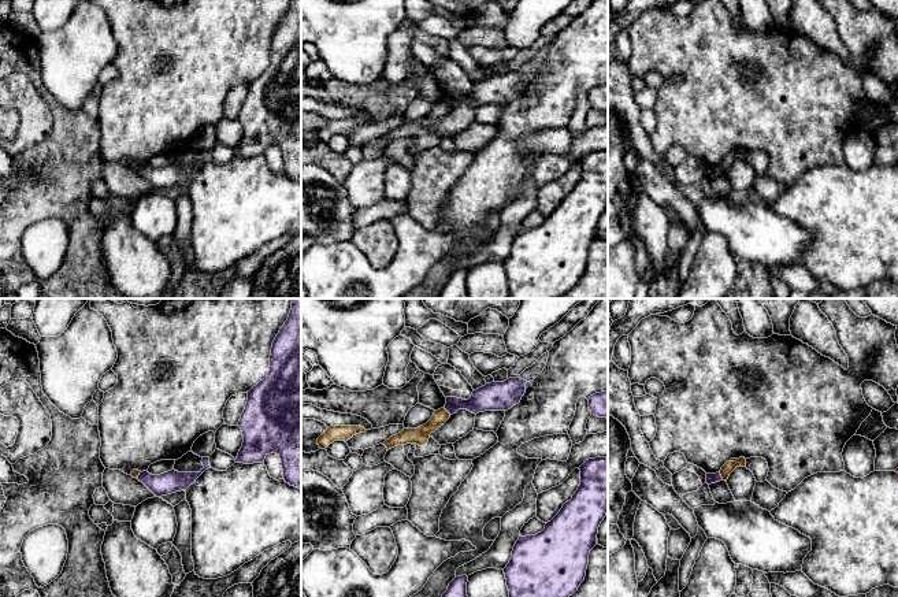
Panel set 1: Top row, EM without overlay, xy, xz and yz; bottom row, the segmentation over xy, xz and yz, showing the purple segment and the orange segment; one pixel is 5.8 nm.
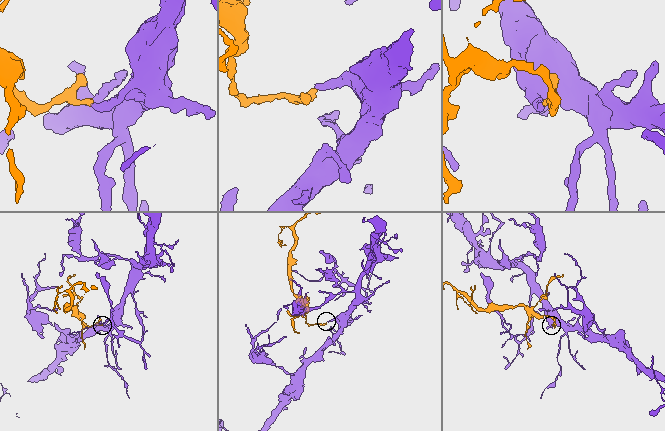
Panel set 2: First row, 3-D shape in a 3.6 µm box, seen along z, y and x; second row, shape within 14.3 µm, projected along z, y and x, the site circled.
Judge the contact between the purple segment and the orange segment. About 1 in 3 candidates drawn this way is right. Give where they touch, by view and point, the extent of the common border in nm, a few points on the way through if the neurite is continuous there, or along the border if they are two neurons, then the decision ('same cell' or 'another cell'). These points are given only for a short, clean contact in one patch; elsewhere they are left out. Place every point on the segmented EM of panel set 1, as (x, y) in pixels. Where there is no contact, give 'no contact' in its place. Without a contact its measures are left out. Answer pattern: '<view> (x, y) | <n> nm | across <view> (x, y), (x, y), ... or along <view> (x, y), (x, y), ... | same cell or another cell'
yz (720, 475) | 60 nm | along yz (719, 471), (723, 479) | another cell

